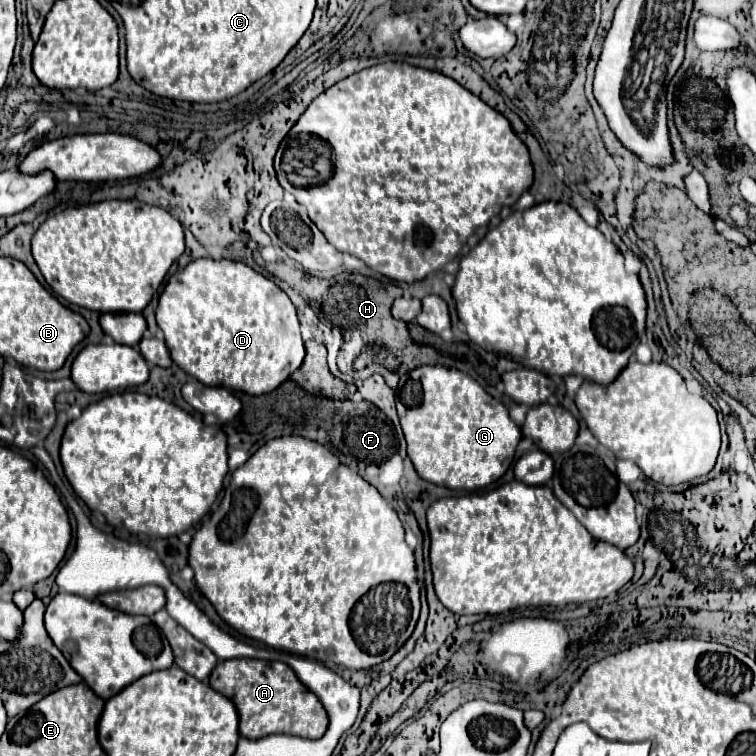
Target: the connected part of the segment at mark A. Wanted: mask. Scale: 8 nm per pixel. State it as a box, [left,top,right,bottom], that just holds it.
[209,659,329,739]

